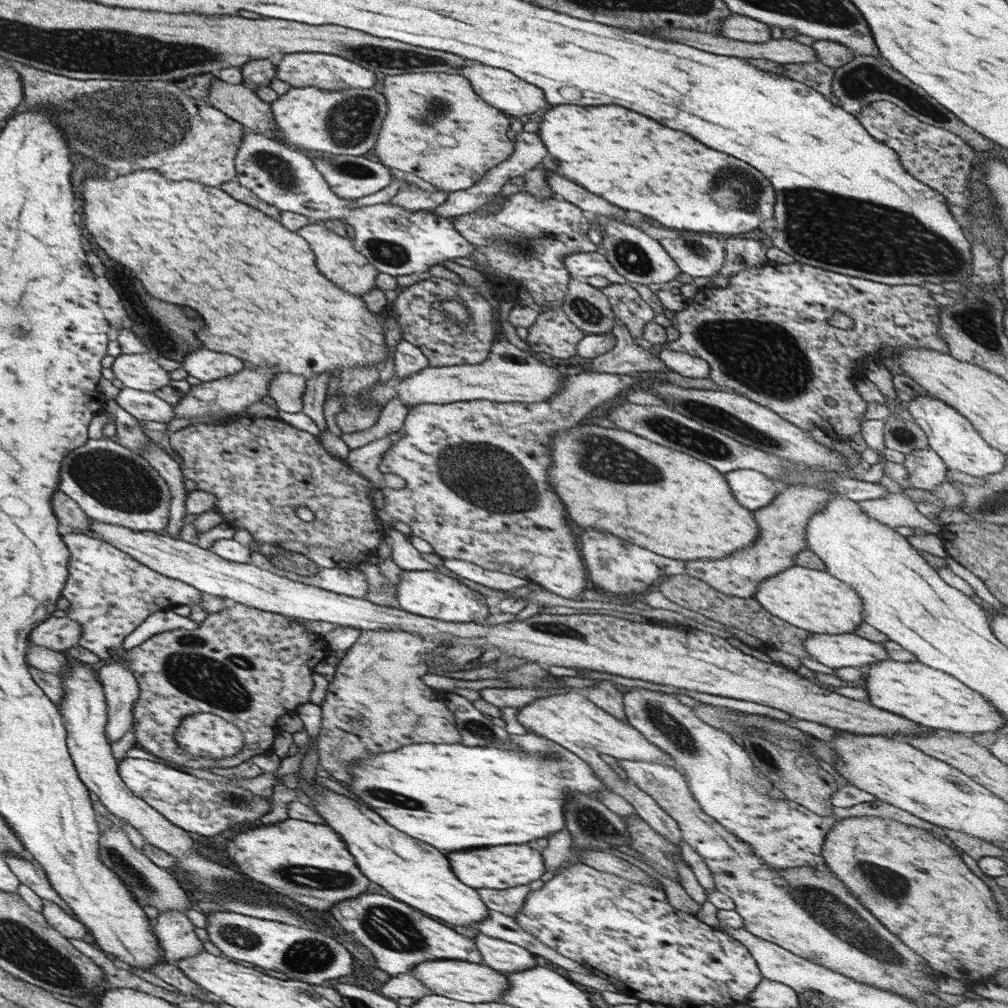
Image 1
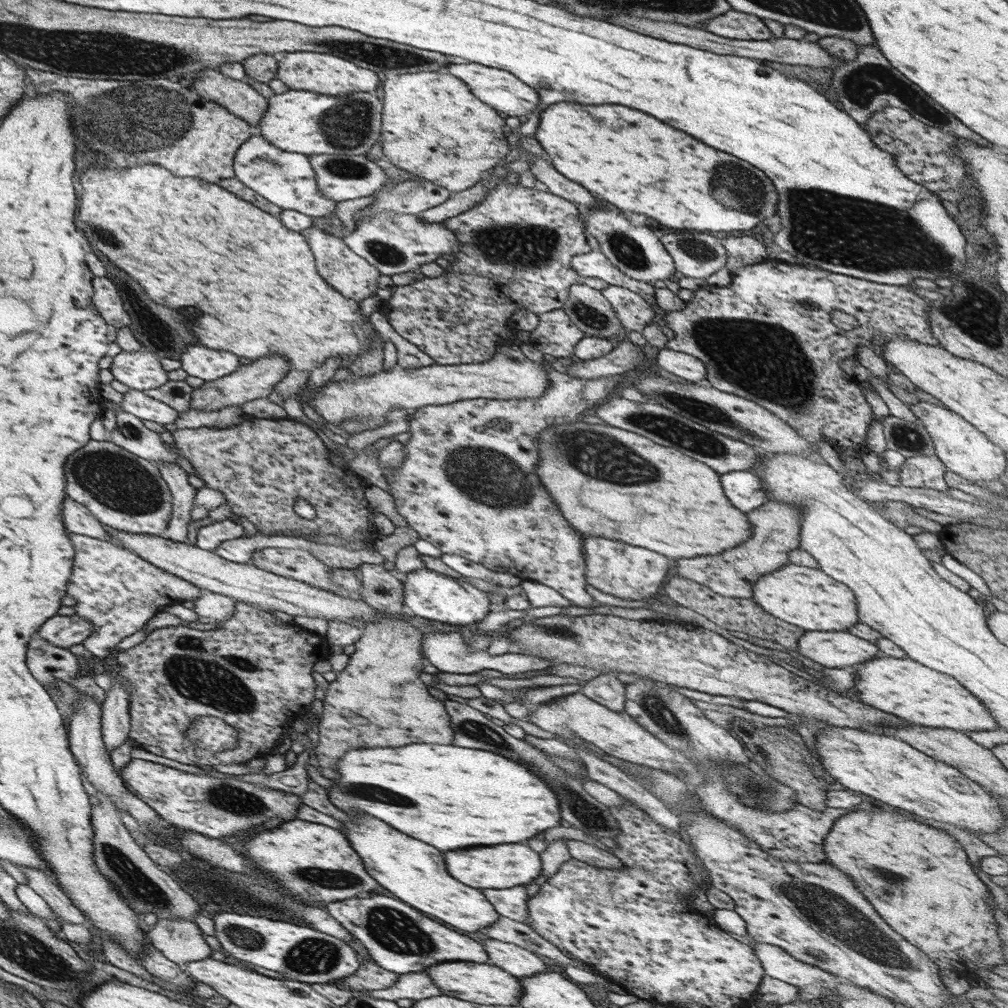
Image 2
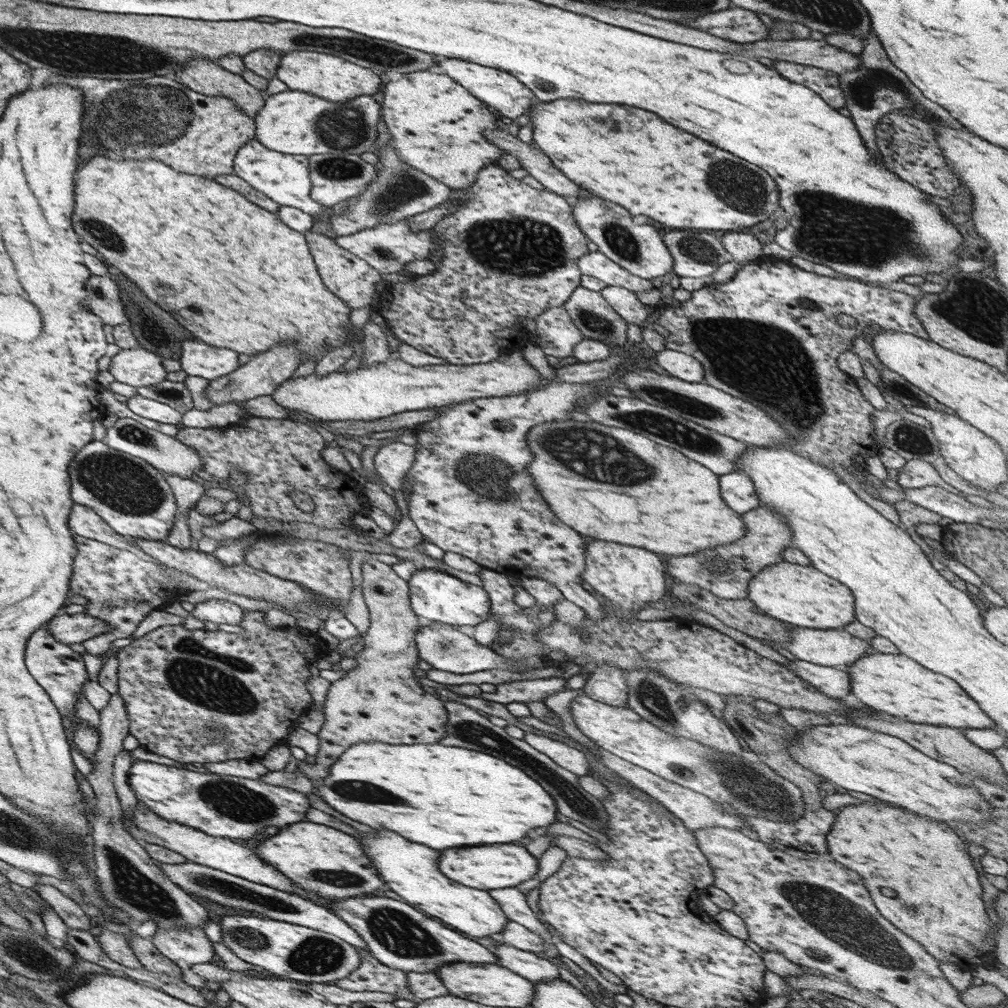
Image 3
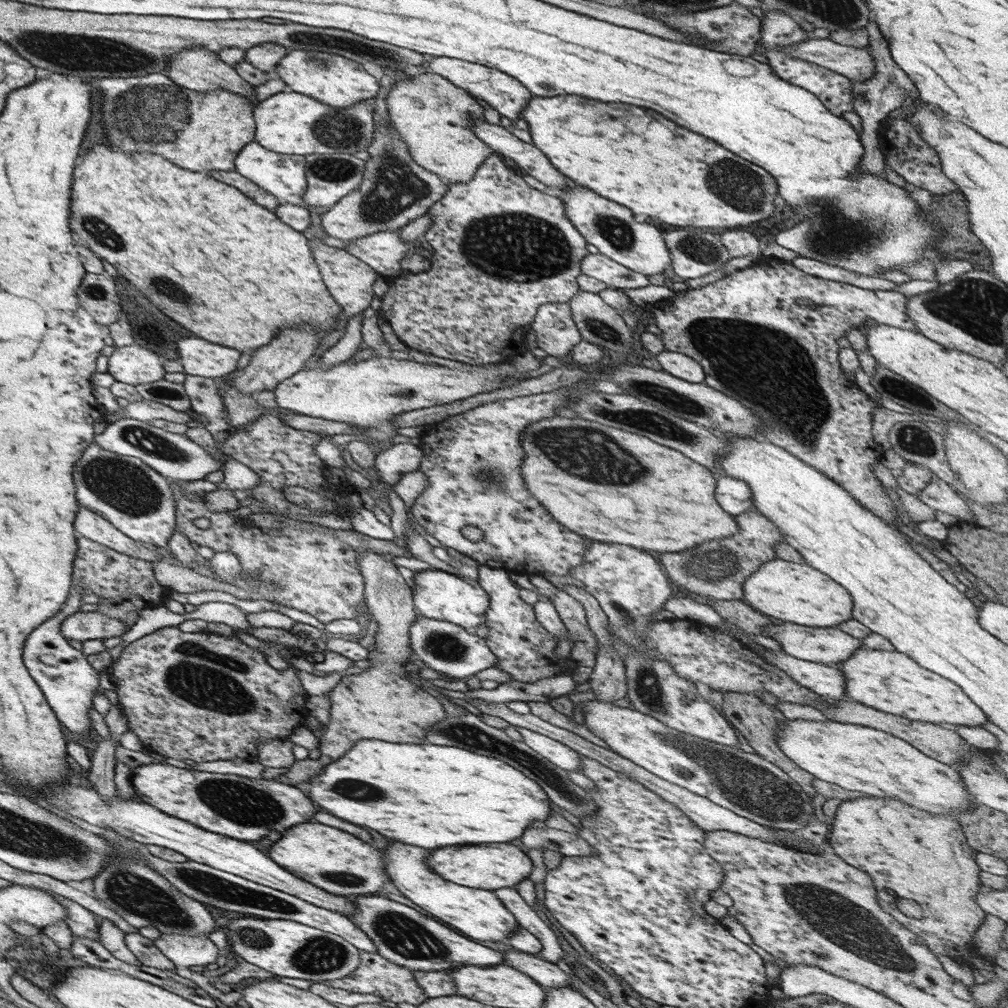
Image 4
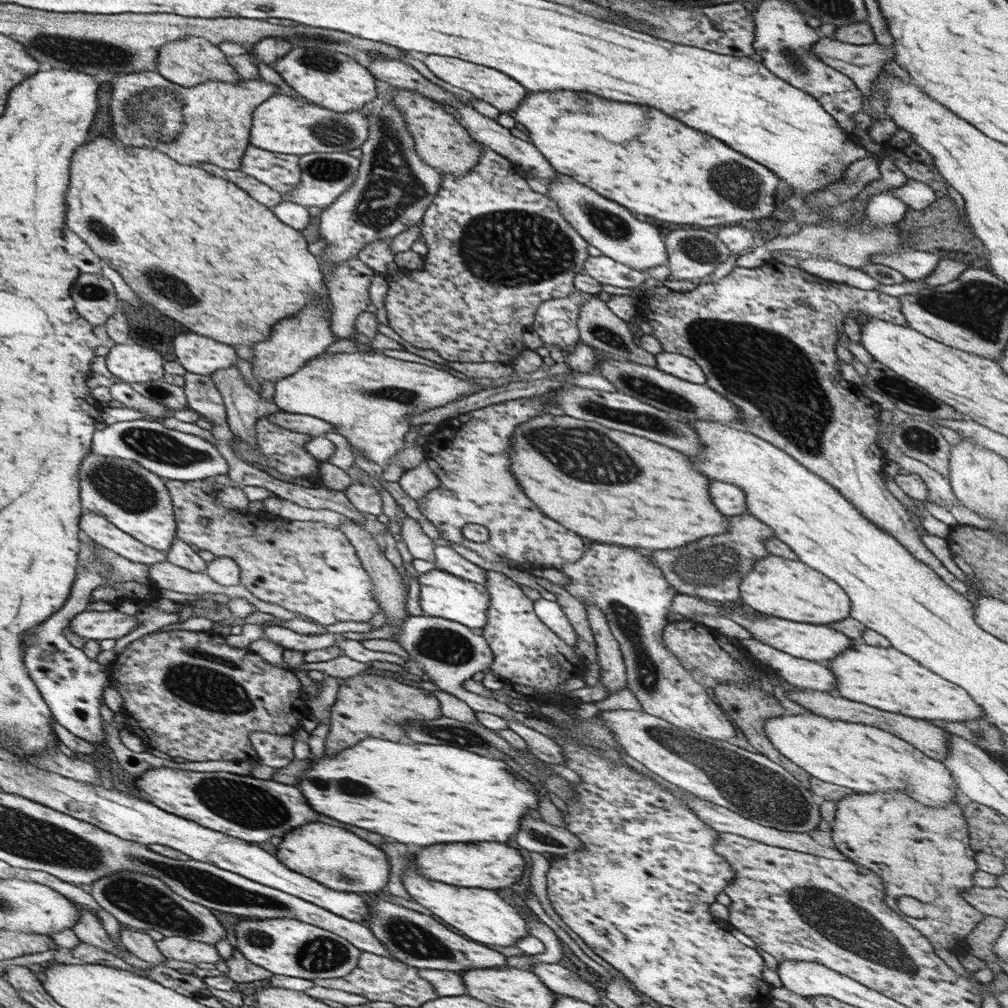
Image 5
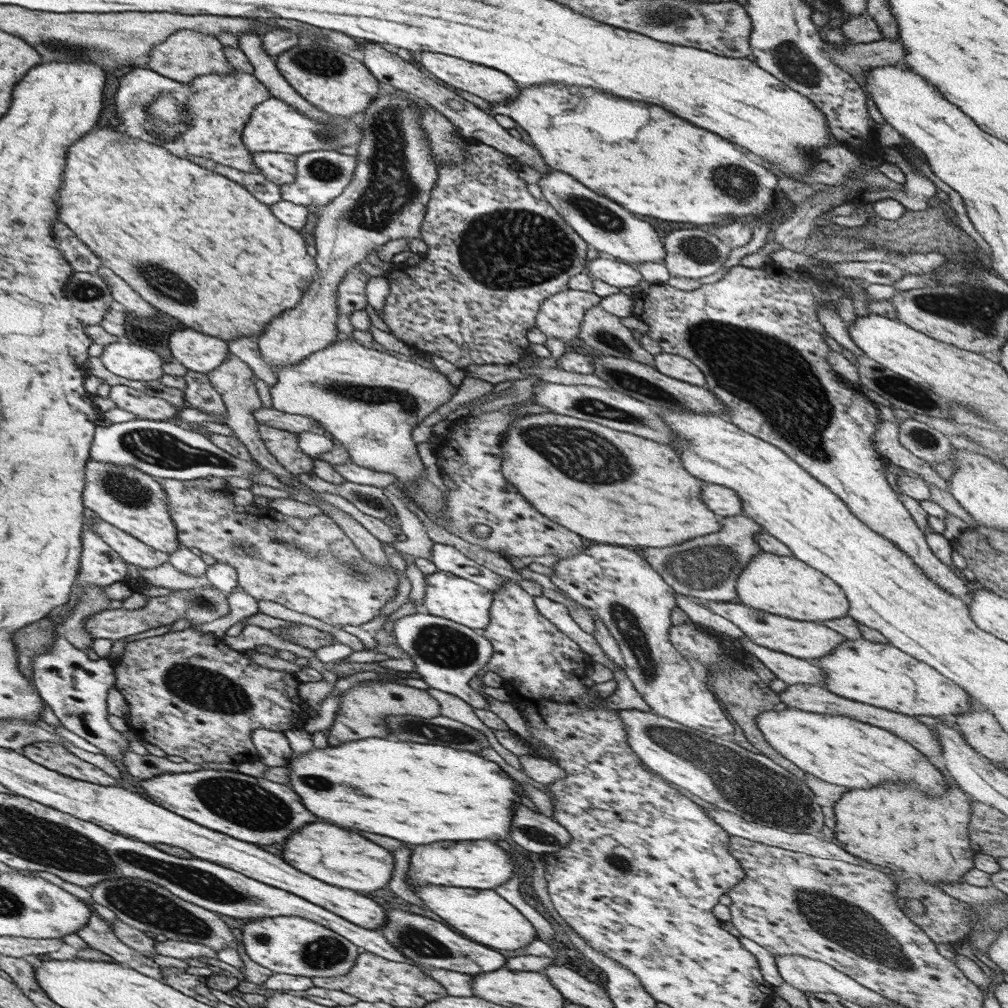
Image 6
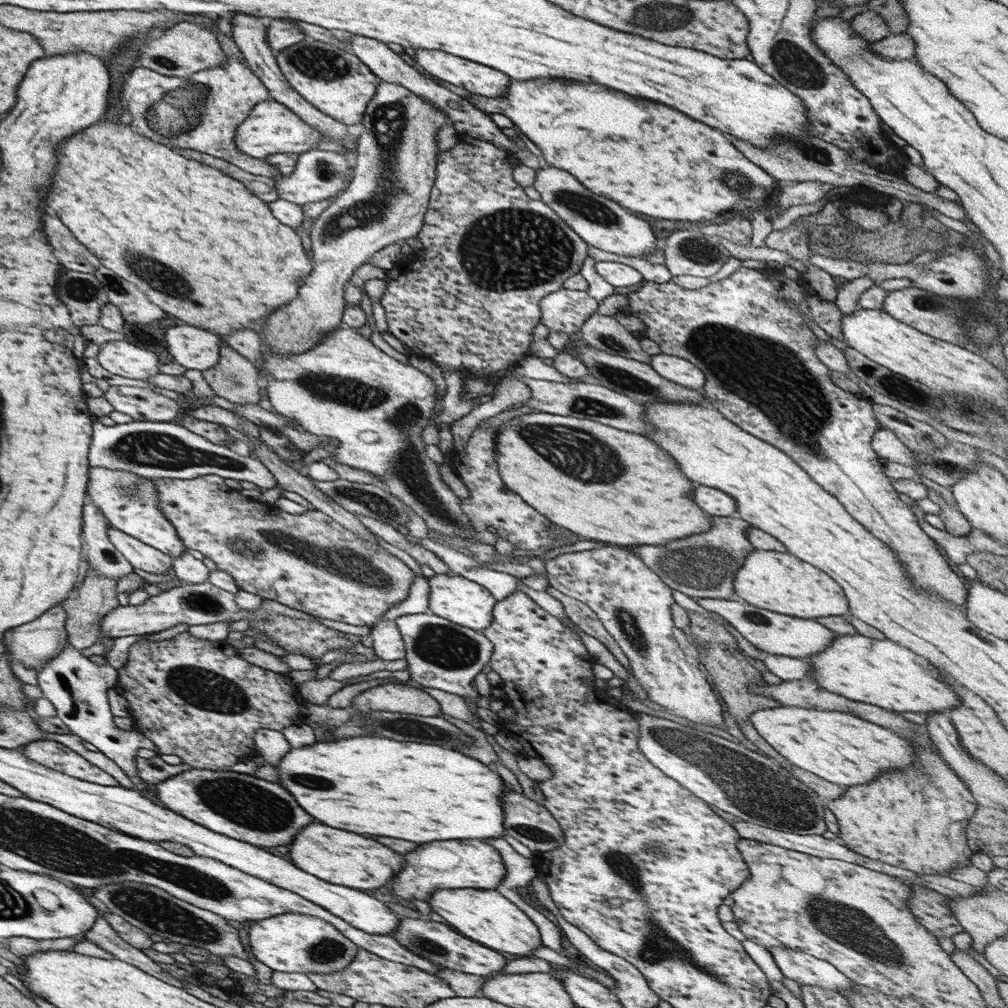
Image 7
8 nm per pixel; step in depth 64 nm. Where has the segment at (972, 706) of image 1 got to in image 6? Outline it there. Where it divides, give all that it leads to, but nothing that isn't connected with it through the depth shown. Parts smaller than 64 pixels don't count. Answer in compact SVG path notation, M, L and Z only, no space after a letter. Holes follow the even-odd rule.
M863 638L845 639L829 656L815 664L825 670L827 690L855 702L871 704L883 710L909 716L955 716L970 712L970 697L953 681L945 680L924 662L909 658L889 643L879 644Z

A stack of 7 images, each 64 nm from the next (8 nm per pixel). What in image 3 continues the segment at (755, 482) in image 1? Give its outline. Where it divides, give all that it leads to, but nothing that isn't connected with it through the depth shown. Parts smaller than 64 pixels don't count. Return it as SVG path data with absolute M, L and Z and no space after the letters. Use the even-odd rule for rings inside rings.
M729 472L719 475L719 494L723 502L737 514L759 506L760 502L753 481L745 473Z

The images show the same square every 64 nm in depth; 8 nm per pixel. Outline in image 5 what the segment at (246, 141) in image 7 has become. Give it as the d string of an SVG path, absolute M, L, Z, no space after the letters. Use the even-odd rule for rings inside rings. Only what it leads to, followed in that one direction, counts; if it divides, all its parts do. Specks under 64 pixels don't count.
M275 93L253 109L248 144L269 152L295 156L313 152L346 153L360 148L365 142L368 133L365 116L360 110L338 113L317 106L299 95Z

